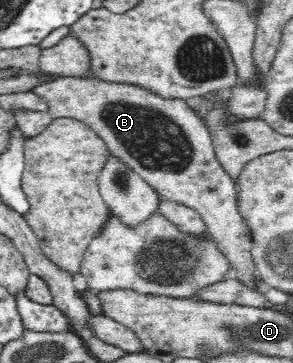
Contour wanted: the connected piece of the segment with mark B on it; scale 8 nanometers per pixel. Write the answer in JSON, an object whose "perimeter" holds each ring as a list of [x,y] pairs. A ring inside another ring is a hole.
{"perimeter":[[[58,77],[38,83],[32,90],[48,103],[47,113],[54,119],[73,118],[87,124],[106,143],[109,154],[119,158],[144,179],[160,198],[183,204],[195,210],[205,222],[220,252],[236,270],[237,279],[248,288],[262,291],[256,285],[257,269],[251,255],[249,230],[237,207],[237,183],[222,168],[215,156],[213,142],[205,122],[184,99],[169,99],[136,84],[112,83],[96,77]]]}

